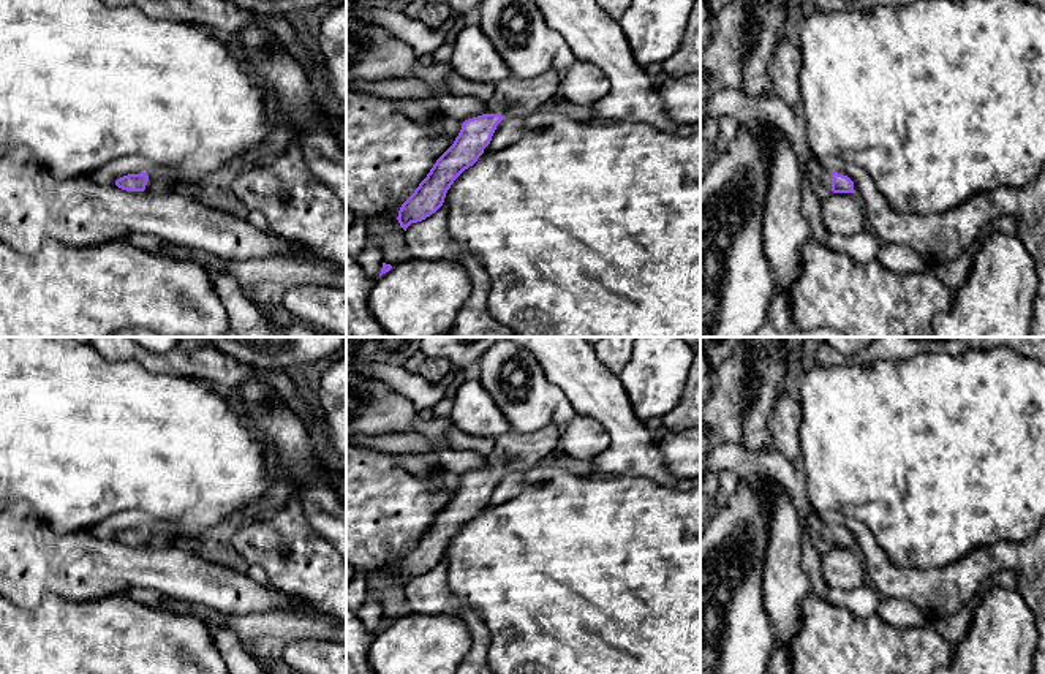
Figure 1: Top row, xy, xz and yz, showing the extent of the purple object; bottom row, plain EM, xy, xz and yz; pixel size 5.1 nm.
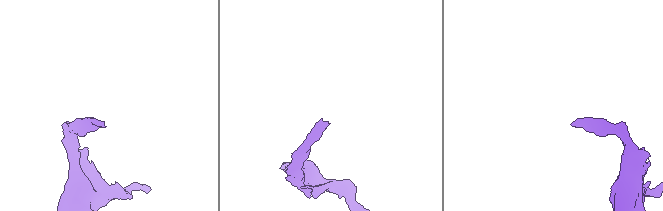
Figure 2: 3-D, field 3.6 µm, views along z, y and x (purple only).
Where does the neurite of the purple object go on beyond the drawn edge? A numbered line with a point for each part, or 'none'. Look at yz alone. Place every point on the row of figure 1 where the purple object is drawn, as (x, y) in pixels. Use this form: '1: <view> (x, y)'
1: yz (819, 179)

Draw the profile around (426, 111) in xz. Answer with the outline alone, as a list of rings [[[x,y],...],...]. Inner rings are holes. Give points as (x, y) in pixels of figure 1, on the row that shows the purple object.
[[[411,97],[411,98],[398,100],[398,101],[400,101],[403,112],[409,119],[413,119],[422,125],[432,125],[436,120],[446,119],[446,115],[440,112],[440,108],[438,108],[435,98]]]

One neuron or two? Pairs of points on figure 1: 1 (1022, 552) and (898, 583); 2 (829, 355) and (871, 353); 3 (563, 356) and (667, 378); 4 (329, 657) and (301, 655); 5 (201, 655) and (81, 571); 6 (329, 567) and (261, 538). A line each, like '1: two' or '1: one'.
1: one
2: one
3: two
4: one
5: two
6: one

